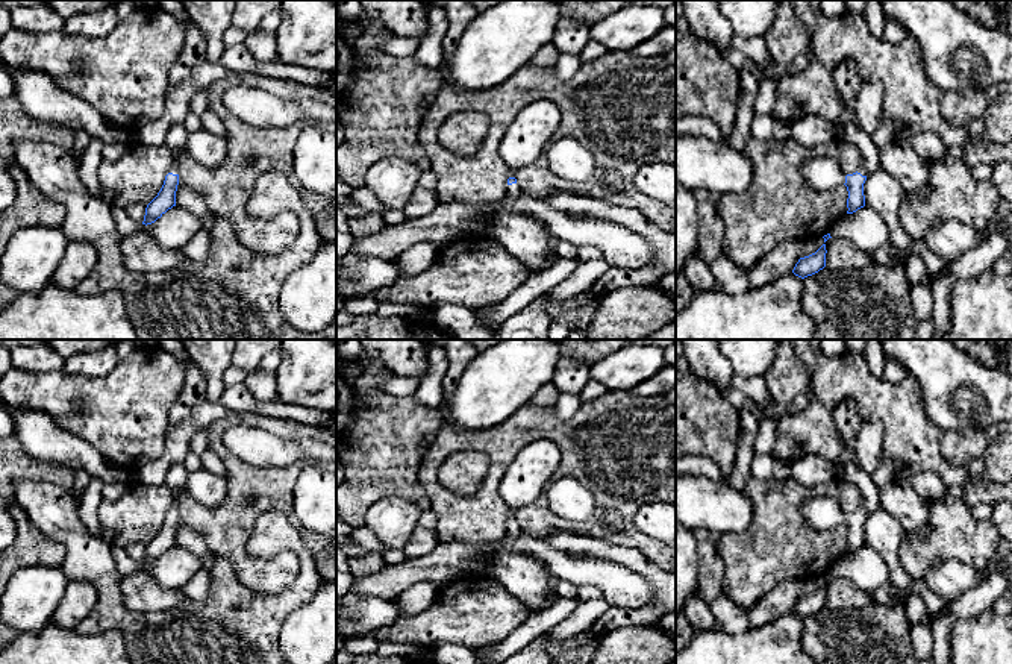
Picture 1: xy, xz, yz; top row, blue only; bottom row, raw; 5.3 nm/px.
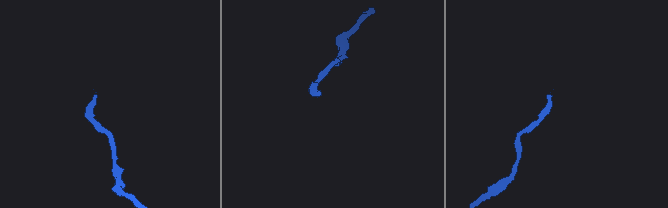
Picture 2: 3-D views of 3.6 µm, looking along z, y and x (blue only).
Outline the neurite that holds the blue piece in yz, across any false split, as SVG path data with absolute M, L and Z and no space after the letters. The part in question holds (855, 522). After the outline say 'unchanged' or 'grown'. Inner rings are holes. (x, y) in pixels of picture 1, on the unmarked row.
M853 400L839 403L833 409L833 420L842 438L842 453L836 459L839 476L854 484L862 493L861 508L845 515L845 526L848 531L847 553L853 553L865 546L864 523L870 514L880 508L879 488L874 485L870 475L862 471L854 458L854 441L859 428L862 426L862 415L859 406Z; grown

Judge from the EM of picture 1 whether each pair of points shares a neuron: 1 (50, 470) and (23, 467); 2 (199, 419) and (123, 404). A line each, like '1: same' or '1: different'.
1: same
2: different

